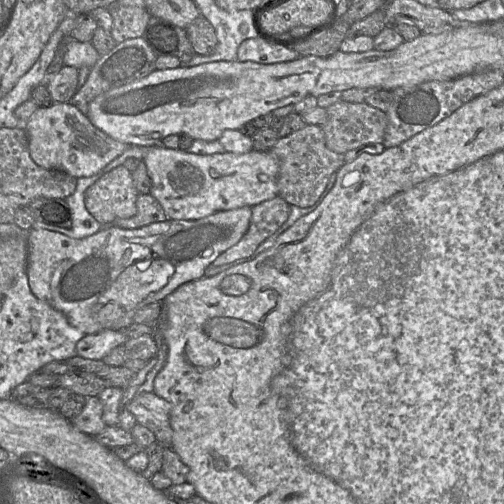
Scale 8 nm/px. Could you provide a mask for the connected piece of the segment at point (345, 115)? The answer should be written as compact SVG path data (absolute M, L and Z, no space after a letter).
M339 100L326 108L327 118L321 124L327 147L339 154L368 144L382 143L388 125L387 113L365 102L352 103Z

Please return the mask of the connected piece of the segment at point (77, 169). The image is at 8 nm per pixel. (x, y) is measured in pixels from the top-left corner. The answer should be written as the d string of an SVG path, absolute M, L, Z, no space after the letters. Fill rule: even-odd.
M71 102L38 107L27 121L26 133L30 156L37 165L63 171L75 178L95 175L131 147L96 128Z

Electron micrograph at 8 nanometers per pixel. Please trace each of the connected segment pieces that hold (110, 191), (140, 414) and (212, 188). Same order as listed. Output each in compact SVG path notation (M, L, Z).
M120 165L86 189L85 207L99 223L110 226L118 218L136 215L138 195L132 173Z
M143 392L133 398L128 409L138 424L155 434L156 441L166 447L172 447L171 404L168 401L154 392Z
M161 145L149 146L144 158L152 181L150 194L160 203L170 220L197 220L219 211L255 206L278 195L278 160L270 151L251 150L244 154L230 152L199 155L169 149Z

